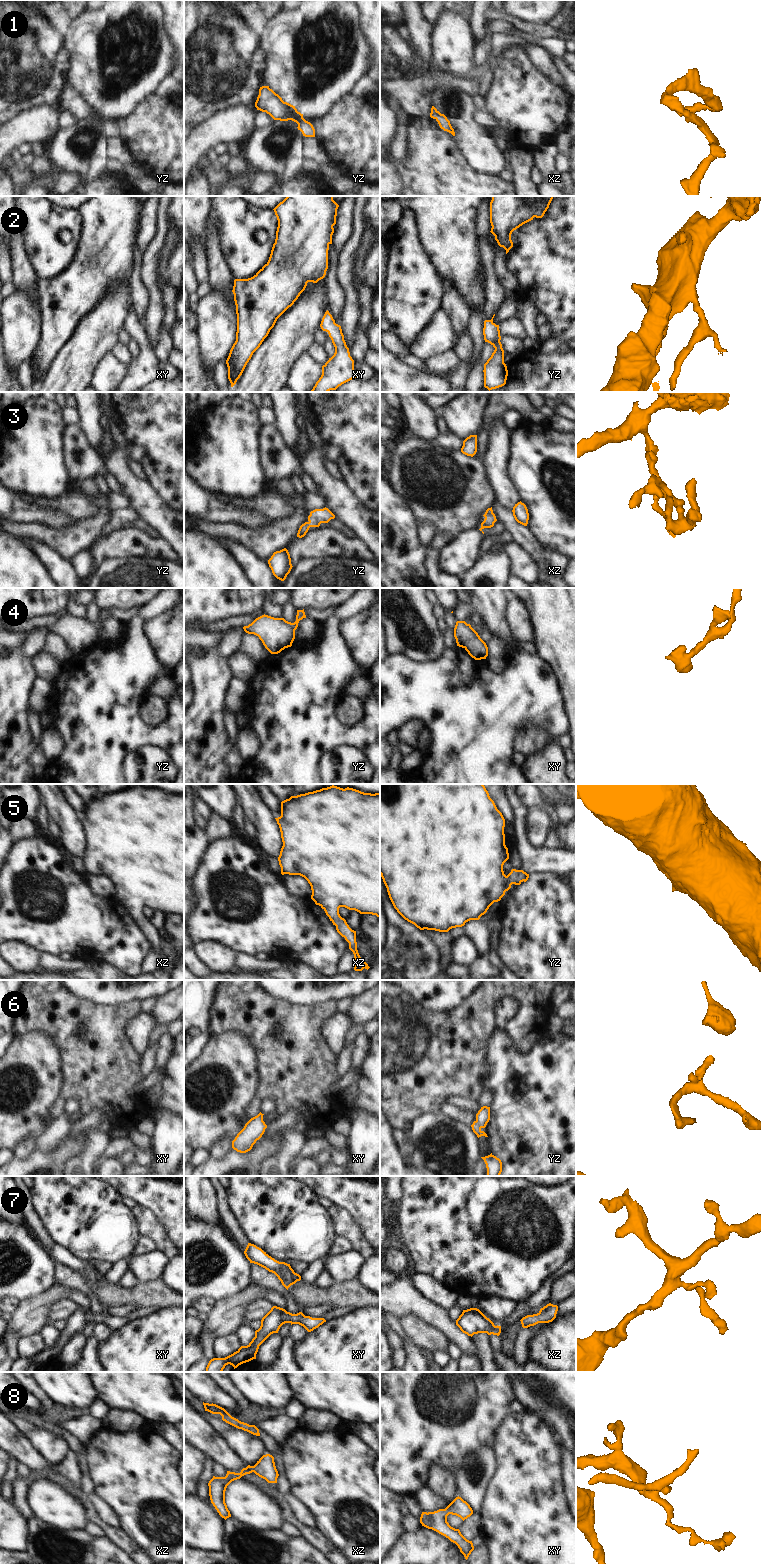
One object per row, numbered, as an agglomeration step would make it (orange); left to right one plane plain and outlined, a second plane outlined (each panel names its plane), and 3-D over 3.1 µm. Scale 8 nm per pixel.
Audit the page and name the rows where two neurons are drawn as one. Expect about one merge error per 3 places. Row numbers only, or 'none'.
none

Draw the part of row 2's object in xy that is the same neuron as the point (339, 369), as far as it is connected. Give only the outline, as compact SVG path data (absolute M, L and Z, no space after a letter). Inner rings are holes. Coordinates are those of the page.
M327 310L320 327L329 334L335 347L334 355L322 366L322 375L311 392L329 392L342 384L355 379L354 360L344 340L341 326L335 323Z

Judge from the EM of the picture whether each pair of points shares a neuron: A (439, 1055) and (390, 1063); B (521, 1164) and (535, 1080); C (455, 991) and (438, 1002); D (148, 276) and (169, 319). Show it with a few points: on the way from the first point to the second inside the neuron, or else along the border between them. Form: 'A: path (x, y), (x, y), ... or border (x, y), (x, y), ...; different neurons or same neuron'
A: path (427, 1058), (416, 1061), (402, 1061); same neuron
B: path (535, 1143), (535, 1101); same neuron
C: path (451, 991), (442, 998); same neuron
D: border (159, 287), (163, 306), (162, 324); different neurons

